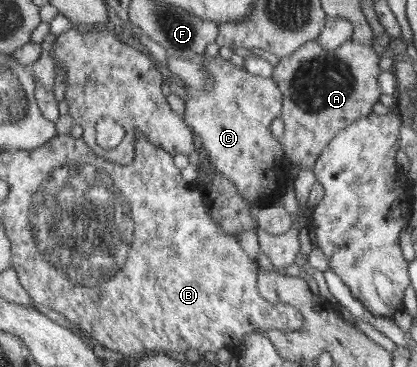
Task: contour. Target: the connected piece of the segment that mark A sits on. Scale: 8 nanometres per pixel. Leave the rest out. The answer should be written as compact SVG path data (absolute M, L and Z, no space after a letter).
M317 40L311 41L290 56L281 57L272 77L283 90L283 113L280 118L285 126L281 140L289 160L298 164L302 170L314 171L320 155L342 129L372 114L372 108L382 94L378 84L380 72L380 56L374 48L352 40L346 41L336 50L326 50Z

